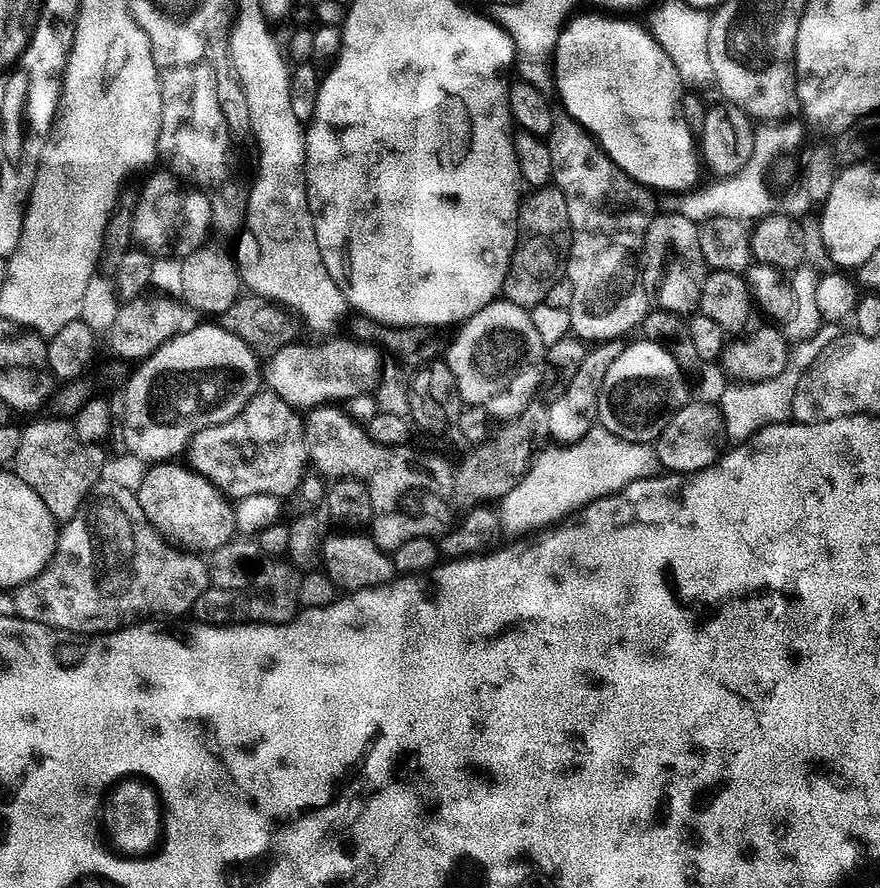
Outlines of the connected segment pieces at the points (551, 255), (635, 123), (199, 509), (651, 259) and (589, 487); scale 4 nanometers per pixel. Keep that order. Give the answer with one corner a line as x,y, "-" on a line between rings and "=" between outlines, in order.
555,186
531,189
520,202
520,213
516,219
516,253
504,279
503,299
529,310
543,304
546,294
550,294
550,286
562,278
571,245
570,214
566,210
562,190
=
604,14
580,15
575,15
564,25
554,53
554,80
556,76
556,90
567,106
565,109
596,137
607,155
632,180
637,180
653,190
679,189
679,184
682,184
681,179
693,175
694,164
688,159
684,161
682,173
678,177
674,174
672,128
666,123
666,118
671,117
674,109
672,86
677,85
678,79
670,58
643,23
631,24
628,21
631,19
628,18
607,20
604,17
607,15
=
156,462
140,480
140,488
135,489
138,502
142,506
142,514
155,526
157,532
169,545
193,554
210,554
218,550
218,546
226,546
237,535
234,522
234,507
205,476
193,472
191,467
180,462
=
674,212
657,213
647,227
641,257
641,276
644,289
654,297
657,307
686,316
699,305
701,284
708,267
699,245
699,223
=
594,427
577,444
551,446
535,453
527,474
498,502
500,526
509,537
524,538
551,529
604,496
614,496
626,485
649,480
661,471
652,444
626,442
610,430

